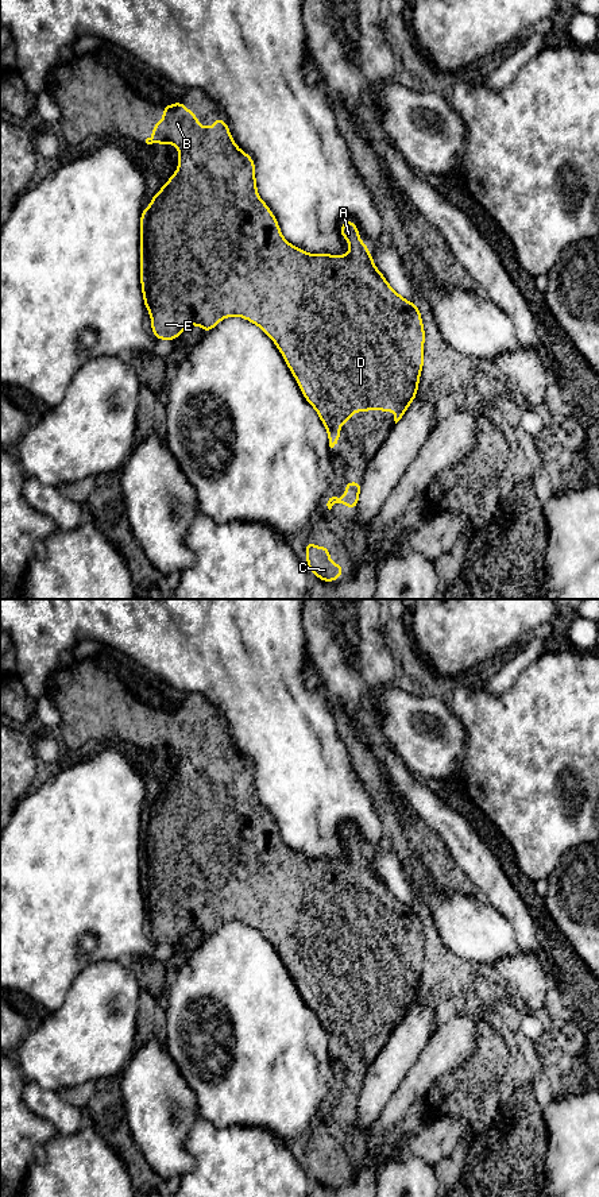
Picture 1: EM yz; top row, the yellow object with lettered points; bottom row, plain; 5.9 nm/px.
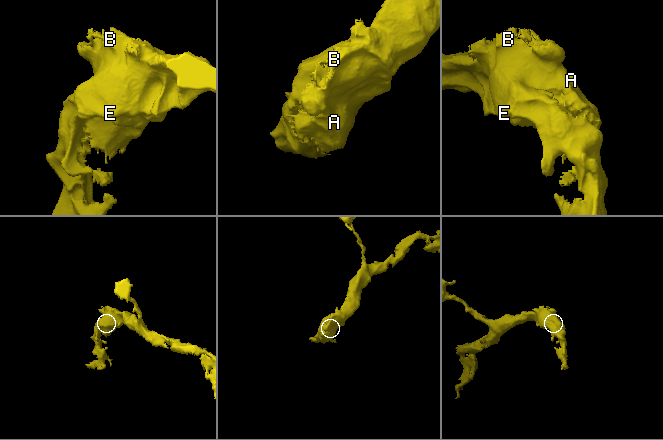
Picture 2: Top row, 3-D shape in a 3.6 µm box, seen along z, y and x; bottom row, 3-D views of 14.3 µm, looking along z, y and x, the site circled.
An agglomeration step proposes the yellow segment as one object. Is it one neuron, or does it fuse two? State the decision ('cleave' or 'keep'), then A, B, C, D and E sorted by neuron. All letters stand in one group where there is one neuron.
keep; groups A B C D E

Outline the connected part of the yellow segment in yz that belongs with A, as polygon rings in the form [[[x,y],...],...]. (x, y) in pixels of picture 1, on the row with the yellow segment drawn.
[[[183,103],[163,105],[163,120],[152,126],[152,138],[146,143],[173,143],[179,152],[178,170],[170,177],[163,188],[151,197],[150,209],[142,206],[140,217],[140,283],[144,306],[151,316],[151,328],[158,340],[175,340],[189,325],[196,324],[204,332],[209,332],[223,318],[240,316],[264,331],[275,343],[291,374],[297,379],[306,401],[317,410],[320,420],[328,430],[329,447],[333,448],[340,441],[340,424],[351,421],[352,412],[371,412],[378,408],[380,412],[393,412],[395,424],[403,417],[407,406],[417,397],[418,381],[424,367],[424,324],[418,305],[402,298],[386,281],[383,274],[375,267],[367,246],[359,239],[359,229],[352,220],[345,220],[340,228],[341,236],[349,242],[348,255],[310,255],[306,251],[291,246],[282,236],[278,221],[271,209],[258,196],[255,181],[255,162],[243,152],[232,140],[227,123],[220,116],[213,116],[215,127],[202,127],[197,123],[197,116],[190,112]]]

